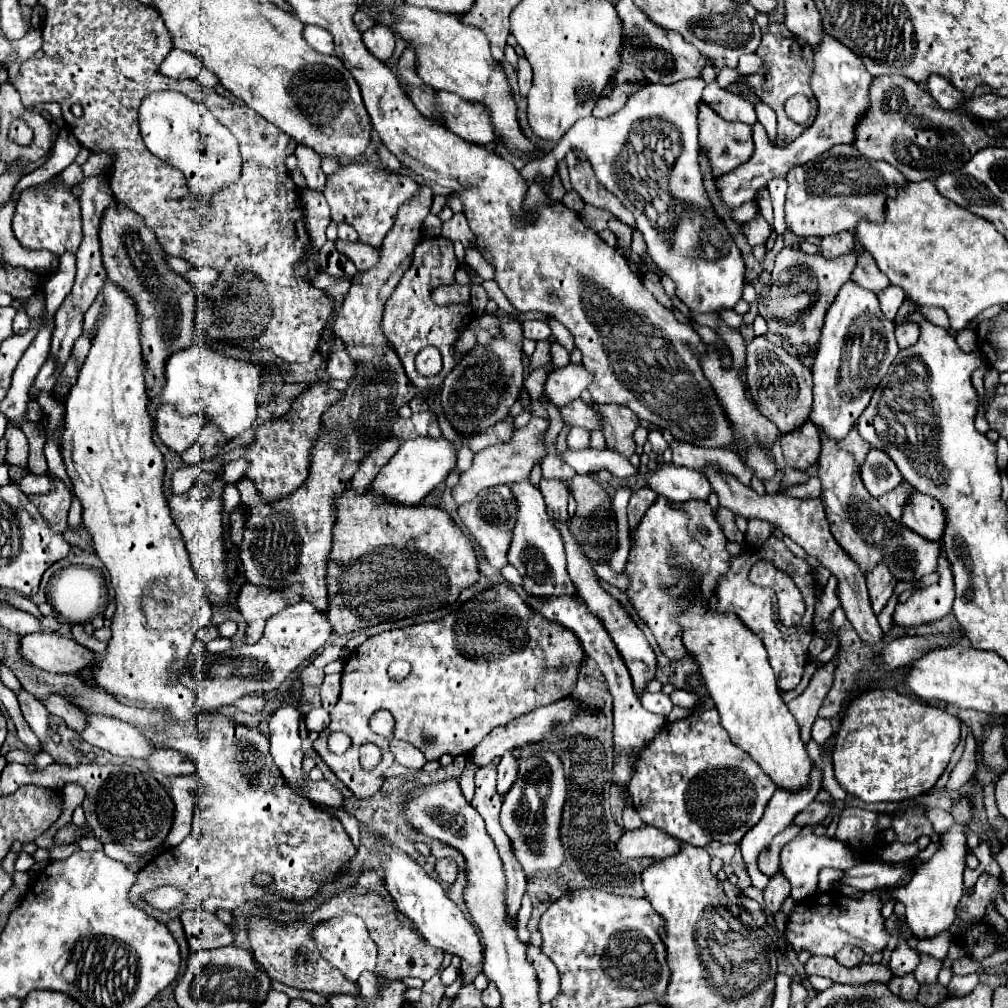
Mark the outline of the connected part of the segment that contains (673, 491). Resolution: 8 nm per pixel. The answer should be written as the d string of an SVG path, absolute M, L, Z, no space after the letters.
M664 465L656 473L652 473L648 487L658 495L664 495L672 503L684 503L690 499L706 501L712 491L704 473L676 465Z

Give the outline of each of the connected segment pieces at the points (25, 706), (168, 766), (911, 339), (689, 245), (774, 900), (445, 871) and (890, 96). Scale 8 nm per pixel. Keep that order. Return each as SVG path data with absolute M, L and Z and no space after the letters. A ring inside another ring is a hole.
M26 691L18 693L18 703L20 703L20 709L22 709L24 719L30 725L30 729L36 733L36 737L40 741L44 741L48 735L48 715L50 715L46 711L46 707L34 695L30 695Z
M158 749L152 757L148 757L148 763L162 775L190 775L196 771L194 761L176 749Z
M908 323L895 326L895 337L900 349L914 345L920 335L917 323Z
M684 79L684 81L672 83L672 85L654 85L654 83L648 83L648 85L644 85L642 89L638 89L636 93L632 93L632 95L628 97L626 105L624 105L618 113L614 113L614 115L610 115L610 117L606 117L606 119L596 119L596 117L592 117L592 115L590 115L590 117L584 117L584 119L580 119L580 121L568 131L568 135L564 135L564 141L558 143L558 145L578 147L580 151L586 153L588 161L590 161L592 167L594 167L594 173L596 173L598 183L604 185L610 193L614 193L614 195L620 199L620 203L622 203L626 209L630 209L630 211L634 213L634 217L636 217L636 227L642 231L644 241L646 241L646 245L648 245L648 251L650 251L652 259L658 263L658 267L660 267L662 271L666 271L666 273L674 279L674 283L676 283L676 297L678 297L690 311L694 311L694 313L710 313L710 311L732 309L732 307L740 301L740 297L742 297L742 289L744 289L744 271L746 271L744 261L742 261L742 255L740 255L740 251L738 251L734 239L730 237L730 233L726 231L726 227L722 225L722 221L716 217L716 213L714 213L714 209L712 209L712 205L710 205L710 201L708 201L708 197L706 197L706 193L704 193L704 187L702 187L702 173L700 173L700 163L698 163L698 153L700 153L700 151L698 151L698 121L696 121L696 117L698 117L698 107L696 107L696 103L698 103L700 97L702 97L702 89L704 89L704 81L702 81L702 79ZM646 199L650 199L650 205L654 207L652 219L650 219L650 215L648 215L648 211L652 211L652 209L650 209L650 207L646 209Z
M774 875L774 877L770 877L768 887L764 889L764 907L770 913L778 913L788 895L790 895L788 879L784 879L784 875Z
M440 859L436 861L434 865L434 871L436 871L436 877L444 883L454 883L456 877L458 877L458 869L456 869L456 863L452 859Z
M894 75L876 77L870 87L870 99L872 99L872 107L870 107L868 115L864 115L864 123L860 123L860 127L856 127L856 145L854 147L860 149L860 153L864 153L868 159L888 161L908 181L926 181L926 179L934 181L942 173L964 167L964 163L968 163L972 159L972 155L976 155L984 147L990 147L990 137L986 137L986 133L974 121L970 121L962 113L942 109L938 103L934 103L934 99L920 85L916 85L908 77L898 77L898 75L896 77Z

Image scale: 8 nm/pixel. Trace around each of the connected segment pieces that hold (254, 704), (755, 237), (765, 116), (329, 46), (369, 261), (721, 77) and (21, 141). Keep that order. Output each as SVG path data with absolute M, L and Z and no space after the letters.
M248 695L248 697L238 699L238 701L236 701L236 707L242 709L242 711L246 711L246 713L260 713L260 711L264 711L266 703L268 703L268 699L264 699L264 697Z
M758 213L752 221L742 225L742 233L746 237L746 243L754 249L758 245L766 245L770 237L770 225L764 221L764 217Z
M758 99L754 101L754 111L758 115L758 121L766 127L770 143L776 147L776 113L772 111L772 107L768 107L766 103L762 103Z
M306 25L304 27L304 39L308 41L308 45L324 55L334 55L334 41L332 35L316 25Z
M338 239L336 245L338 245L340 253L344 253L346 257L352 259L352 263L356 265L358 271L372 269L380 259L380 249L376 249L372 245L366 245L366 243L360 243L360 241L350 243L350 241L340 241Z
M724 67L722 68L717 75L716 81L720 87L725 89L730 83L733 83L738 80L738 72L735 69Z
M16 119L16 121L10 125L8 139L12 139L12 141L18 143L18 145L30 145L30 143L32 143L32 129L28 129L22 119Z

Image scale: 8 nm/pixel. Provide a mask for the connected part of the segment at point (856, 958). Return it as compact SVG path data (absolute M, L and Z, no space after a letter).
M844 947L842 951L836 953L836 961L844 967L856 967L862 963L862 957L864 957L864 951L860 951L858 947Z

